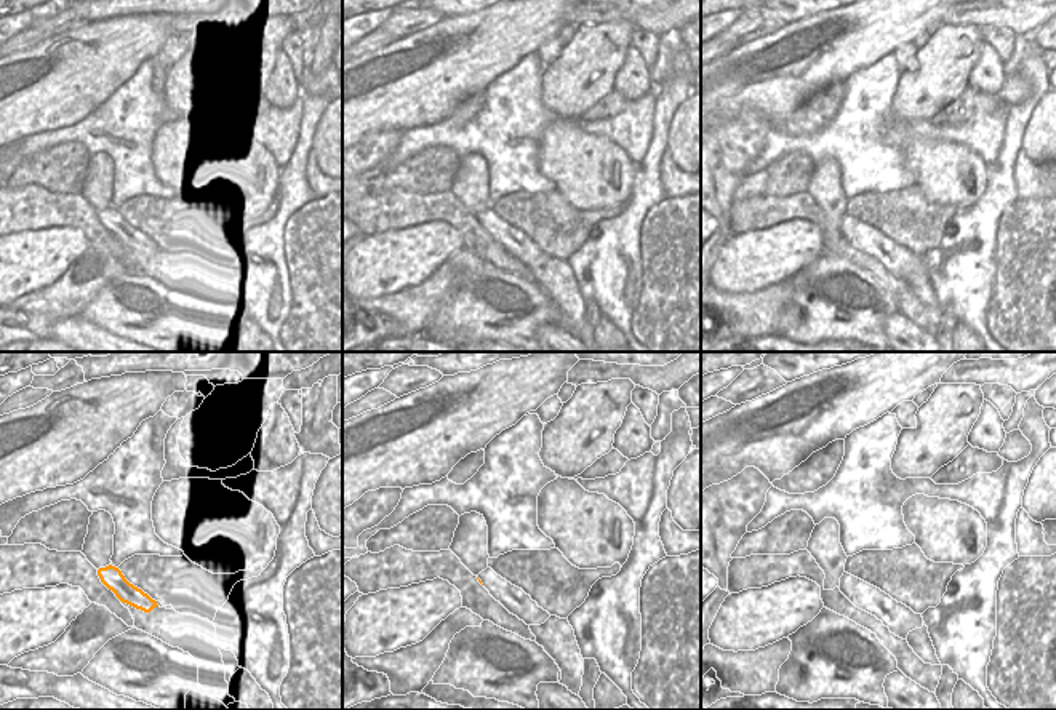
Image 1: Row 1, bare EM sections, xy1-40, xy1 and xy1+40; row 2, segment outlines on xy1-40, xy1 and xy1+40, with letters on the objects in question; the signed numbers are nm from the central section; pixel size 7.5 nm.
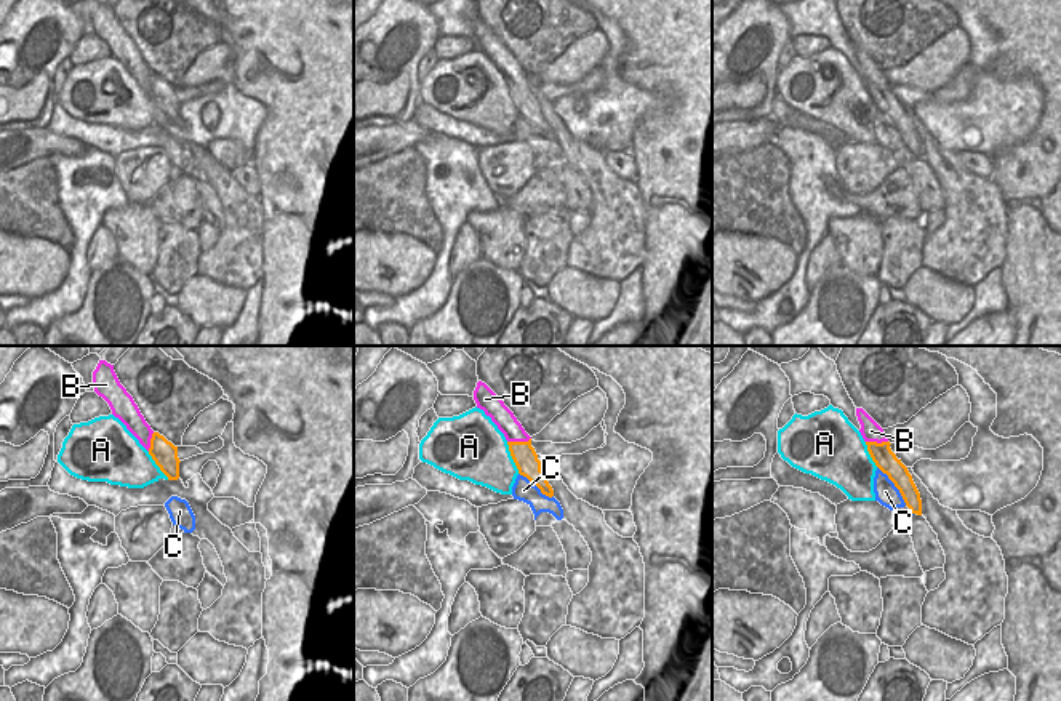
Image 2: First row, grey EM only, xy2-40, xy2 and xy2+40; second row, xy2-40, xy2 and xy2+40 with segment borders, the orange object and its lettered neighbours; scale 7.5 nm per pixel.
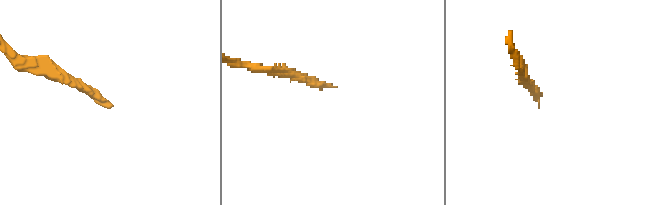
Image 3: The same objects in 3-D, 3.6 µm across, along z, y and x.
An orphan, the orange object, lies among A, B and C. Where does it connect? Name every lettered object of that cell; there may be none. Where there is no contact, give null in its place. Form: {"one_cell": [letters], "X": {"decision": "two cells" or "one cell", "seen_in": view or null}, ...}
{"one_cell": [], "A": {"decision": "two cells", "seen_in": "xy2"}, "B": {"decision": "two cells", "seen_in": "xy2"}, "C": {"decision": "two cells", "seen_in": "xy2+40"}}

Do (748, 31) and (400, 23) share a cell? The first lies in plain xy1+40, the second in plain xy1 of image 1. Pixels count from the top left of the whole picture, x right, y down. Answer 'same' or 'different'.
same

